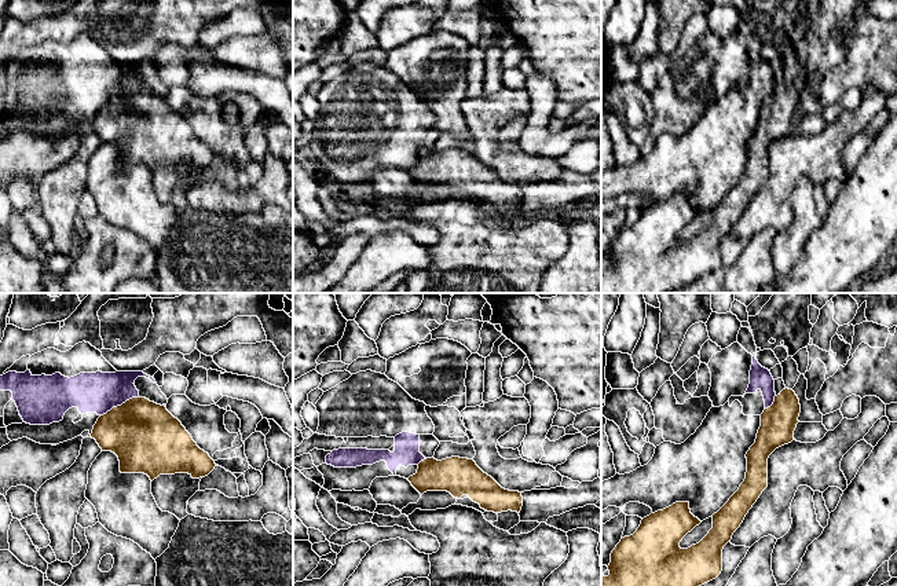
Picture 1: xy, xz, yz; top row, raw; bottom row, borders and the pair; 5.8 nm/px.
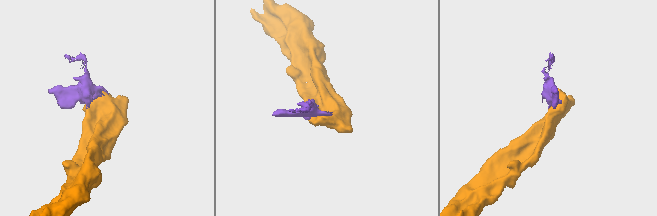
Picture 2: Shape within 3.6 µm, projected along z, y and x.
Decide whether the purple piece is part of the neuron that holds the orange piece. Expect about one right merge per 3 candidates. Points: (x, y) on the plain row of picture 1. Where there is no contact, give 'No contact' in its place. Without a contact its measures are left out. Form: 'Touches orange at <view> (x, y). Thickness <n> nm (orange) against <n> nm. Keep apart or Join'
Touches orange at xy (119, 98). Thickness 400 nm (orange) against 240 nm. Keep apart

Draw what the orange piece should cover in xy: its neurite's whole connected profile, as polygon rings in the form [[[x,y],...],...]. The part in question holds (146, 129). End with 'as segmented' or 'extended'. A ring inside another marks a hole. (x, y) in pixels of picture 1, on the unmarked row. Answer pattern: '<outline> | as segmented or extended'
[[[132,89],[100,107],[91,129],[102,143],[111,143],[118,149],[121,165],[144,165],[151,173],[160,166],[175,165],[188,165],[193,171],[199,171],[208,168],[216,158],[165,98],[146,89]]] | as segmented

